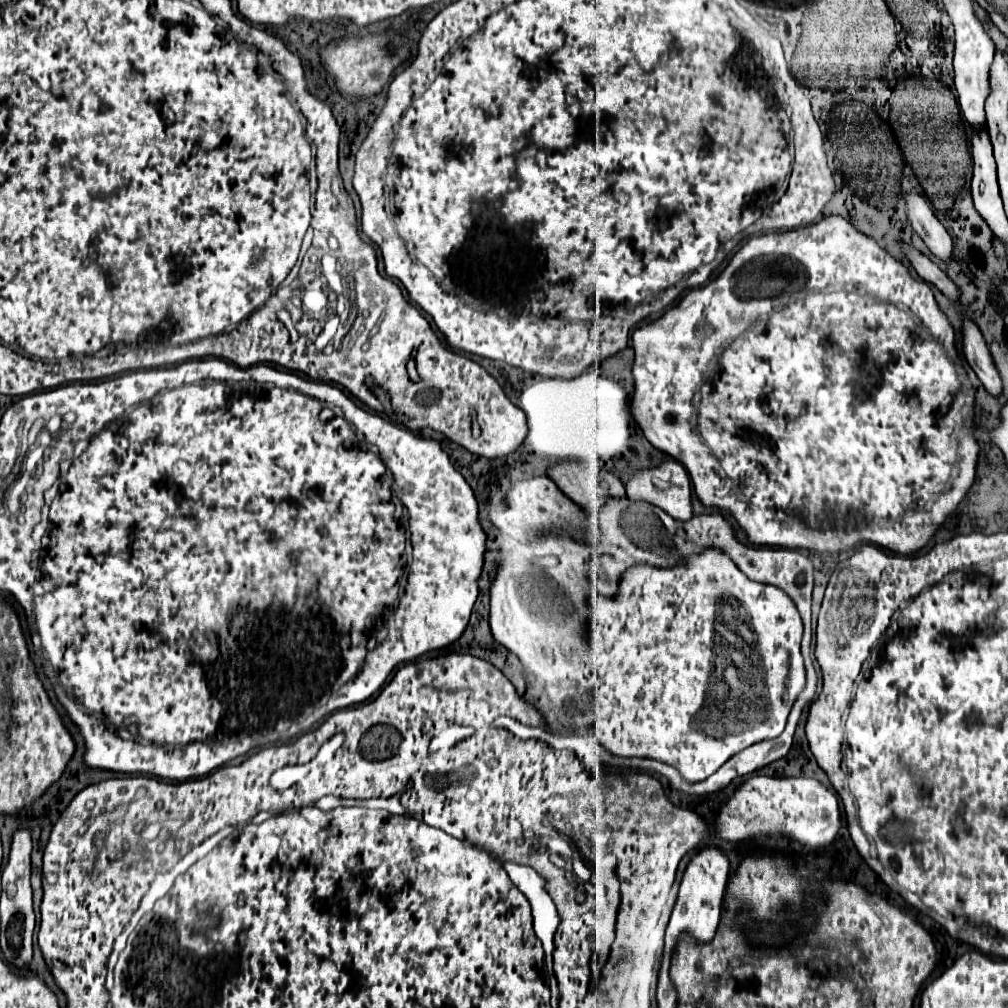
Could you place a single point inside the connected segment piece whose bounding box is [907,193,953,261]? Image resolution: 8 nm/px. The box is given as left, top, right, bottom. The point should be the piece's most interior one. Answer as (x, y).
(920, 214)

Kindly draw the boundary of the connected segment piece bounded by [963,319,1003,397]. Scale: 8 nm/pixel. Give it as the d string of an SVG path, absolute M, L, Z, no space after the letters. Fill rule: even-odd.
M969 319L963 321L963 355L965 355L967 363L971 365L971 369L977 373L977 377L981 379L981 383L985 385L985 389L993 397L1001 397L1003 381L999 377L999 371L991 359L989 347L987 347L979 327Z

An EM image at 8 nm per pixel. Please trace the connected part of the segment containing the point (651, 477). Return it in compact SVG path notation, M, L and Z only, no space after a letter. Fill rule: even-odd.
M665 461L657 469L637 471L625 487L627 487L627 497L631 501L647 501L655 507L661 507L663 511L667 511L667 515L671 515L673 519L679 519L679 521L687 521L687 519L693 517L693 511L691 511L691 481L689 481L685 467L677 461Z

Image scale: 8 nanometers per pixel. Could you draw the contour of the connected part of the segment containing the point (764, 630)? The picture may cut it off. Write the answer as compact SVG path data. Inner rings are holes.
M707 549L701 555L693 555L687 557L687 561L683 561L679 567L673 569L657 569L651 565L635 565L631 569L627 569L627 573L621 577L619 583L619 595L613 599L599 599L599 615L603 611L603 607L607 607L607 603L611 603L611 611L613 615L609 617L609 625L605 619L605 627L601 625L601 617L591 615L591 637L589 637L589 655L591 655L591 663L595 673L599 675L599 687L593 691L593 735L599 739L599 743L609 749L613 755L619 757L647 757L647 759L657 759L663 763L673 765L675 769L679 769L679 773L687 779L687 781L703 781L709 775L713 775L727 759L731 759L735 753L743 751L745 747L759 743L763 739L775 739L777 735L783 733L785 723L787 723L787 715L793 707L793 701L797 699L797 695L801 693L803 685L805 685L805 669L803 669L803 657L799 651L799 643L801 643L801 635L803 635L803 625L801 625L801 617L795 609L795 603L789 599L789 595L773 585L761 585L755 581L749 581L737 567L735 563L715 551L715 549ZM609 629L609 635L617 633L619 629L619 643L615 643L615 639L599 639L595 635L605 633Z

